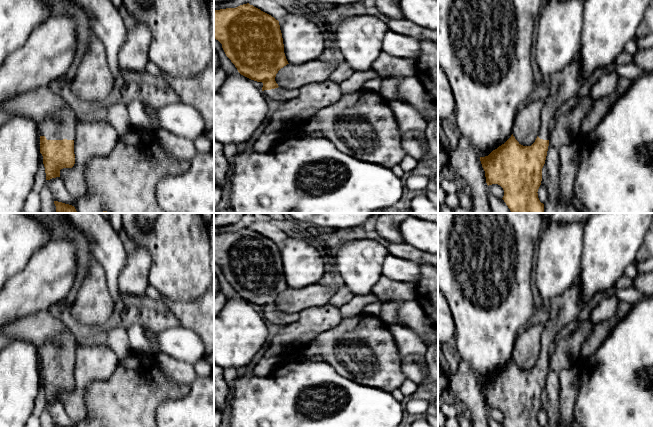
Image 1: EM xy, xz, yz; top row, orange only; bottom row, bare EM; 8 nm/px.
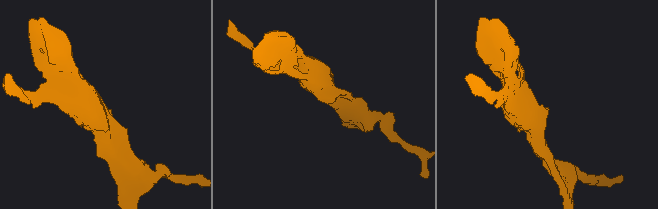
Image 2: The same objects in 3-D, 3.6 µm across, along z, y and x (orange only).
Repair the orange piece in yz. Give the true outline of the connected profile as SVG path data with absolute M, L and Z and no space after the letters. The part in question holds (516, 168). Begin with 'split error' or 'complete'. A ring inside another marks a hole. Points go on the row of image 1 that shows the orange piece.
split error; M580 55L562 70L550 76L549 93L541 110L538 136L531 146L521 145L513 136L488 156L480 157L487 185L498 184L504 190L503 200L512 213L545 213L544 204L538 198L542 181L542 168L549 146L549 123L558 114L560 106L575 96L580 87Z

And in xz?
split error; M250 5L214 10L214 38L222 44L226 56L238 72L257 82L262 82L265 96L281 103L299 96L300 89L284 89L275 81L278 71L288 63L279 21L271 15Z

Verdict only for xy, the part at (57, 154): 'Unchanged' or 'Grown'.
Grown

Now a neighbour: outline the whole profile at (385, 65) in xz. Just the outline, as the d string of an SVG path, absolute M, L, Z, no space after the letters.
M384 52L372 63L373 71L380 77L414 77L416 75L416 60L412 58L397 58Z

